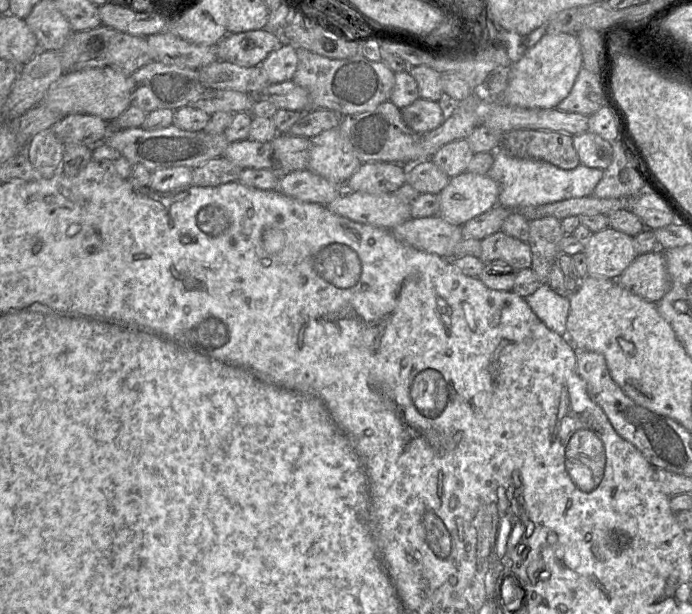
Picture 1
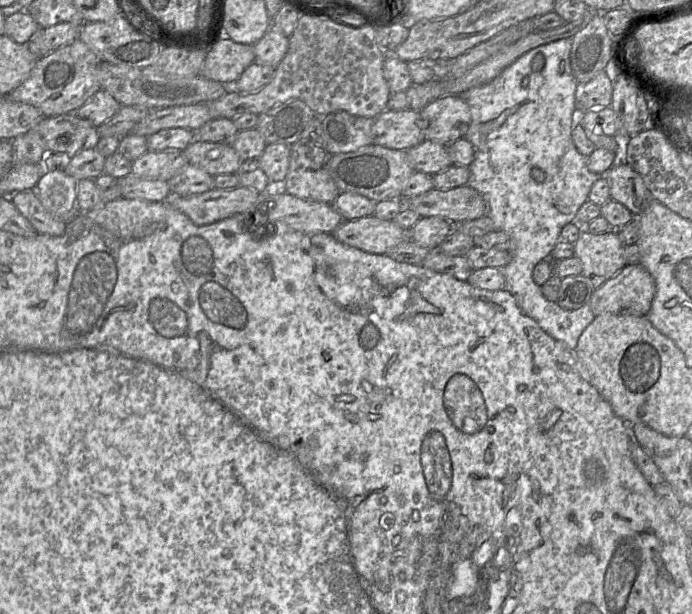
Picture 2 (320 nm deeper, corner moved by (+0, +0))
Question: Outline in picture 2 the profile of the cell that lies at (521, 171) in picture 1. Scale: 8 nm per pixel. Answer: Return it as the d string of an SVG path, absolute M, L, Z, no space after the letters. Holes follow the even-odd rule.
M564 38L554 42L550 42L545 45L533 48L527 53L520 56L516 61L506 67L496 78L487 84L473 87L466 92L462 93L462 98L466 101L469 106L471 113L471 124L468 128L467 133L464 138L468 139L474 147L474 160L469 165L470 177L468 183L470 187L478 191L486 200L488 205L487 215L493 220L495 225L495 230L502 230L508 234L511 240L510 251L512 254L512 260L509 264L503 267L503 273L505 275L505 290L510 292L519 308L529 317L534 319L537 324L552 338L563 341L570 349L574 350L577 346L578 339L586 327L593 321L595 314L593 313L590 304L586 304L576 310L565 310L561 308L557 302L548 301L541 292L541 287L537 285L533 280L533 269L534 267L543 259L549 259L551 251L553 250L555 244L560 240L560 233L562 228L576 221L576 214L583 203L588 200L588 195L593 184L601 177L605 175L598 175L591 172L587 166L587 158L581 155L576 149L572 136L571 130L573 125L577 121L577 110L575 108L575 91L577 87L577 80L575 79L571 64L570 64L570 52L573 46L572 38ZM537 54L543 54L545 58L545 65L540 71L532 70L532 60ZM528 78L528 85L523 86L522 80Z

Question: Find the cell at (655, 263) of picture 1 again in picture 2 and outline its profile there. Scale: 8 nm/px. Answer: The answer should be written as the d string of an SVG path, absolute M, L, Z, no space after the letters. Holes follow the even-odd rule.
M627 264L593 291L589 304L595 316L605 313L646 316L655 291L653 277L641 264Z

